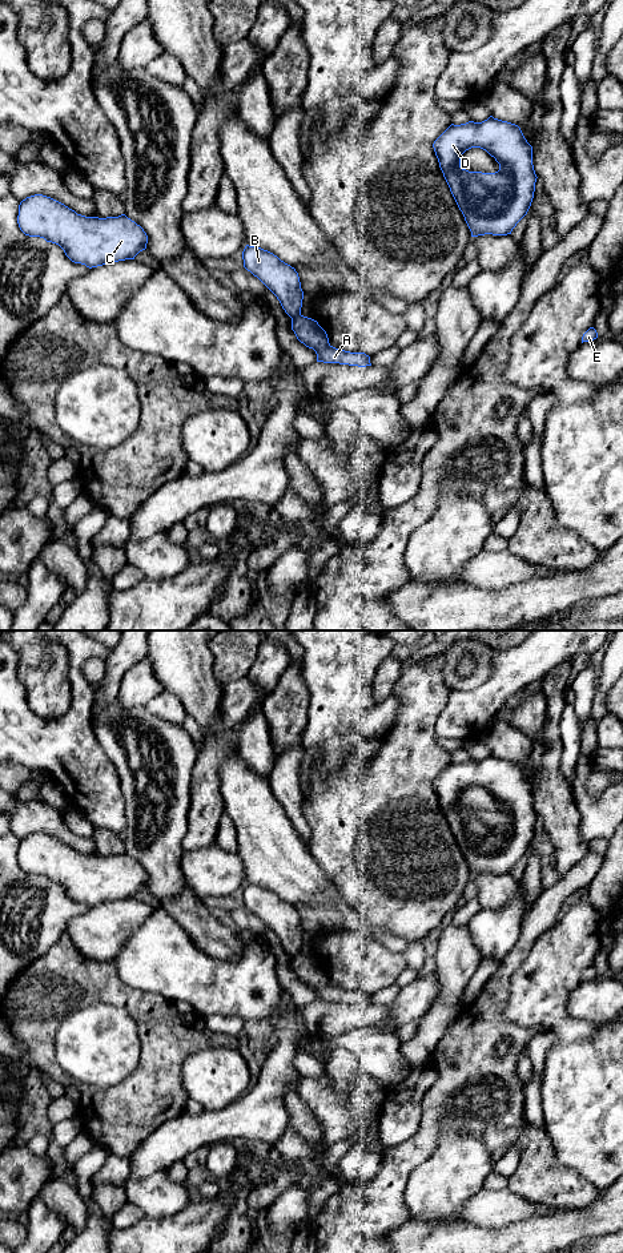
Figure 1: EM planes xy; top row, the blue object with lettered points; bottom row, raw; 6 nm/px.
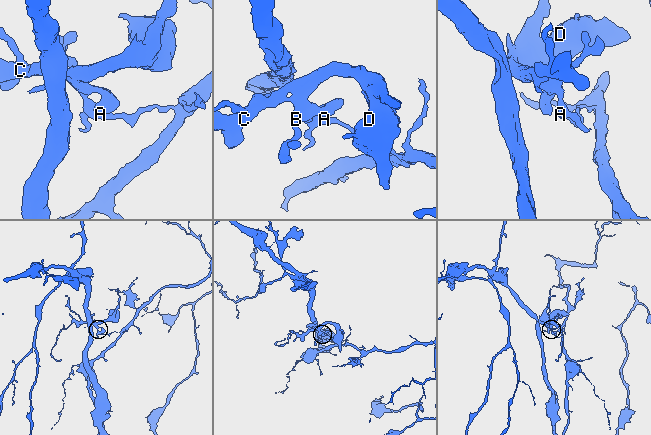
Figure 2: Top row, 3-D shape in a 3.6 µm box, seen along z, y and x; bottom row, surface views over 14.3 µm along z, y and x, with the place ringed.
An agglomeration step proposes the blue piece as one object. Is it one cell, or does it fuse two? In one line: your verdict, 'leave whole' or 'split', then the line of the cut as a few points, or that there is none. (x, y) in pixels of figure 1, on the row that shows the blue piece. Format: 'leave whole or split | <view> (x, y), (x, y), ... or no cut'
split | xy (300, 313), (292, 318)

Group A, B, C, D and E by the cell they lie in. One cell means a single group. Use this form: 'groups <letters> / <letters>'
groups A E / B C D

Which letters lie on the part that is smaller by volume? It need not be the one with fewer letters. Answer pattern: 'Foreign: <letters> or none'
Foreign: B, C, D

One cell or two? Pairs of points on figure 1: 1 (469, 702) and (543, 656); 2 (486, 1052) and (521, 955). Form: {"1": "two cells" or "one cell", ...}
{"1": "one cell", "2": "one cell"}

